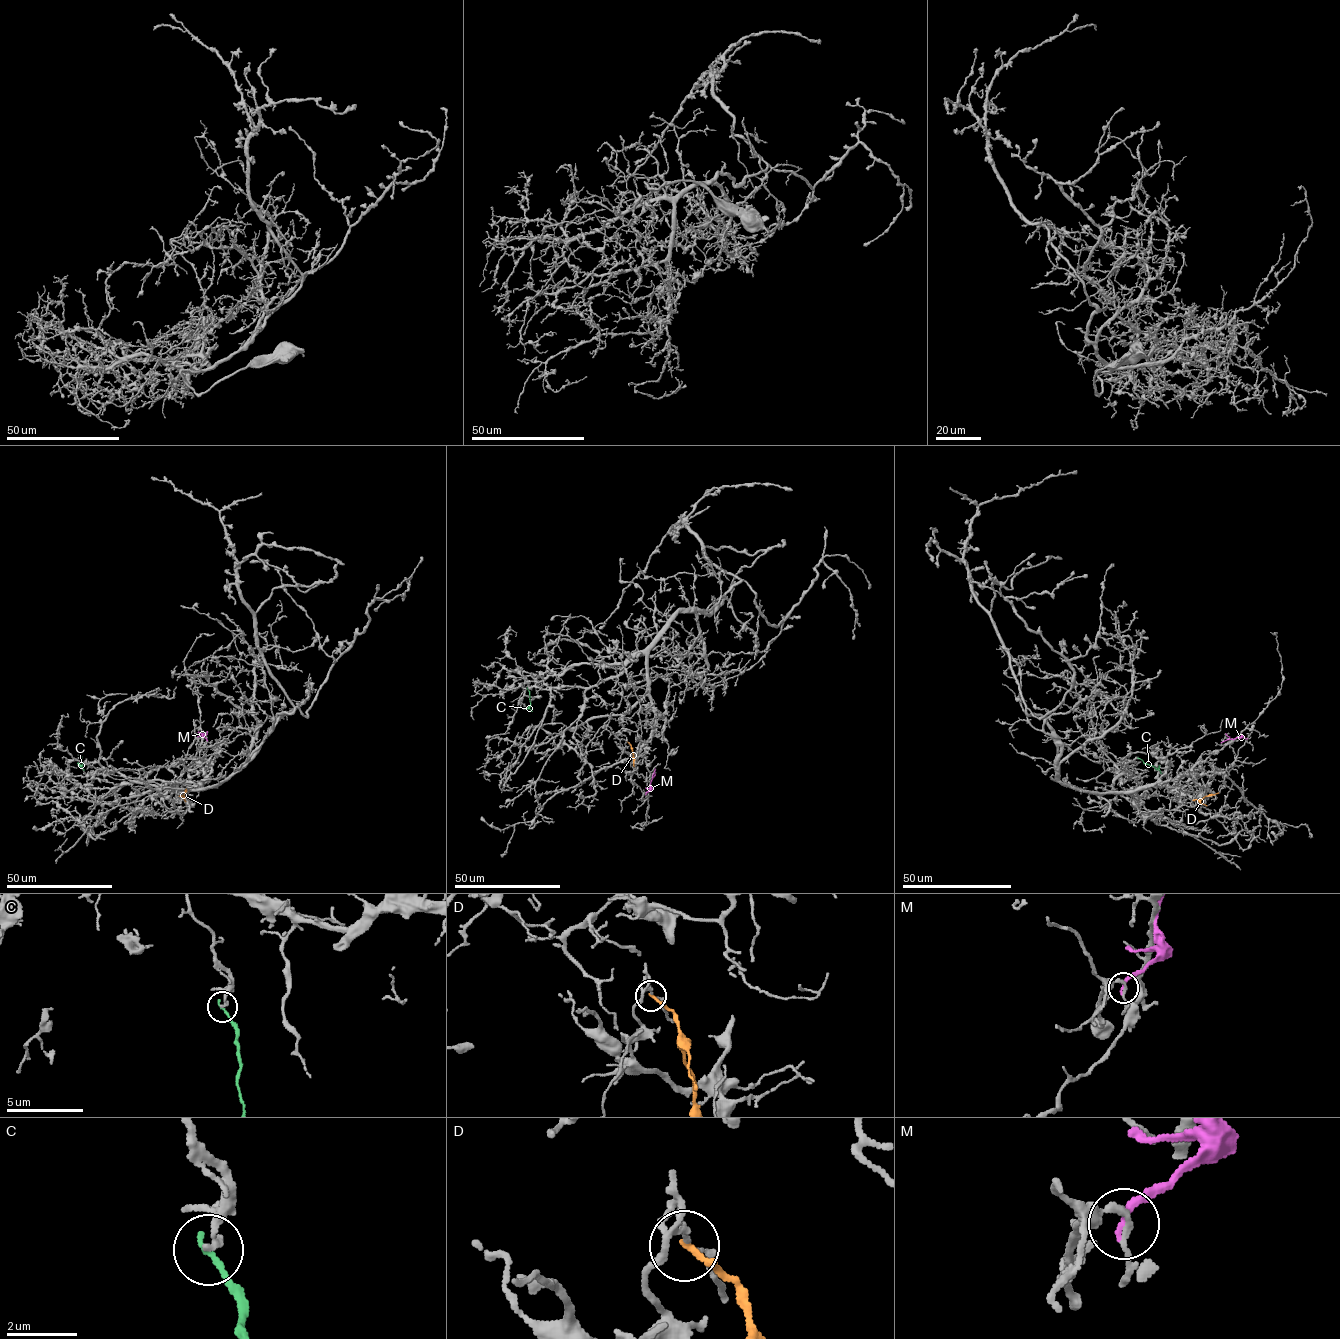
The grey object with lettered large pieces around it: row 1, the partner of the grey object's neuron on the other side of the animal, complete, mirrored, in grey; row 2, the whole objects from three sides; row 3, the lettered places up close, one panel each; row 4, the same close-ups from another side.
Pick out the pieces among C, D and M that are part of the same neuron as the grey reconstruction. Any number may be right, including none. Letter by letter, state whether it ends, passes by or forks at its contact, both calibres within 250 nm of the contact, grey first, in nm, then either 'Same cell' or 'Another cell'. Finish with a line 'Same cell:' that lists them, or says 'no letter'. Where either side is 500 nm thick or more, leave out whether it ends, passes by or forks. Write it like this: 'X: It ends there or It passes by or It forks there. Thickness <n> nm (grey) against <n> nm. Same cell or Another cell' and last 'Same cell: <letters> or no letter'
C: It ends there. Thickness 130 nm (grey) against 190 nm. Another cell
D: It ends there. Thickness 100 nm (grey) against 190 nm. Another cell
M: It ends there. Thickness 180 nm (grey) against 200 nm. Another cell
Same cell: no letter

